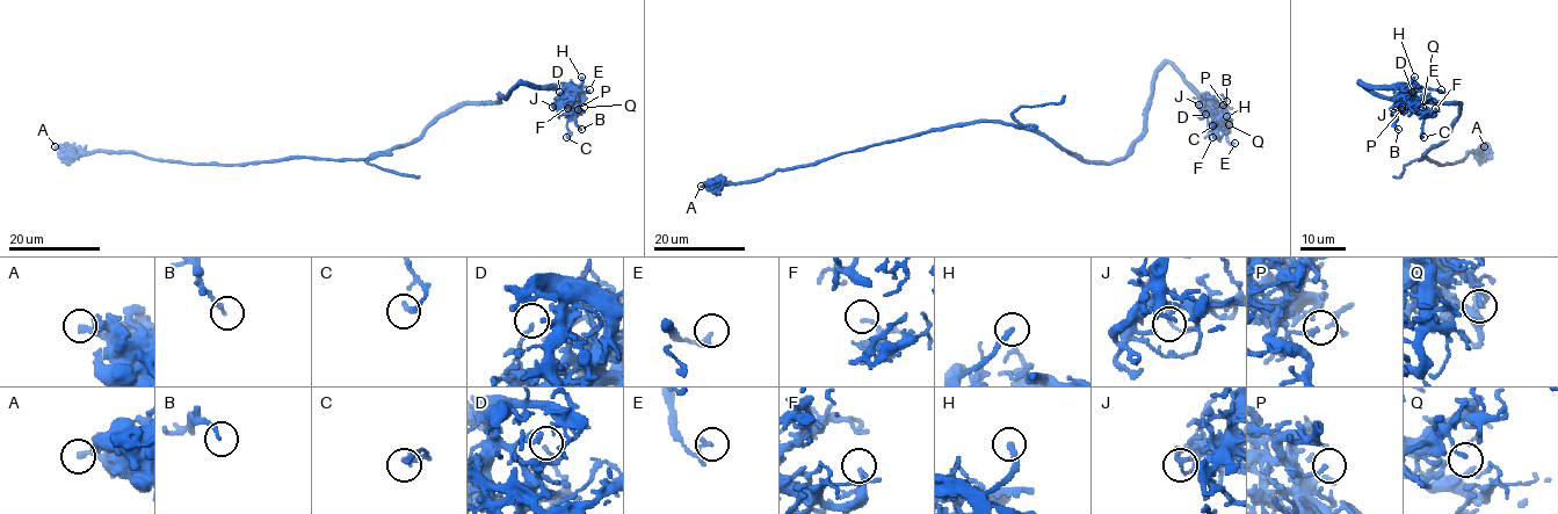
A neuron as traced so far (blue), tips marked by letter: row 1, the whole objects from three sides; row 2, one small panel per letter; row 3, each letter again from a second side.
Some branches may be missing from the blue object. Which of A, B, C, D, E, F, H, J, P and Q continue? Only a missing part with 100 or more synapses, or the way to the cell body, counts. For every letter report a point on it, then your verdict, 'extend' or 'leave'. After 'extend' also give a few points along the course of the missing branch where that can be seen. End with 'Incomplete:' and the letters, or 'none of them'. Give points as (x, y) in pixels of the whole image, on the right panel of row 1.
A: (1484, 146) | leave
B: (1398, 129) | leave
C: (1424, 137) | leave
D: (1412, 92) | leave
E: (1441, 89) | leave
F: (1435, 108) | leave
H: (1414, 77) | leave
J: (1401, 107) | leave
P: (1401, 109) | leave
Q: (1422, 107) | leave
Incomplete: none of them

